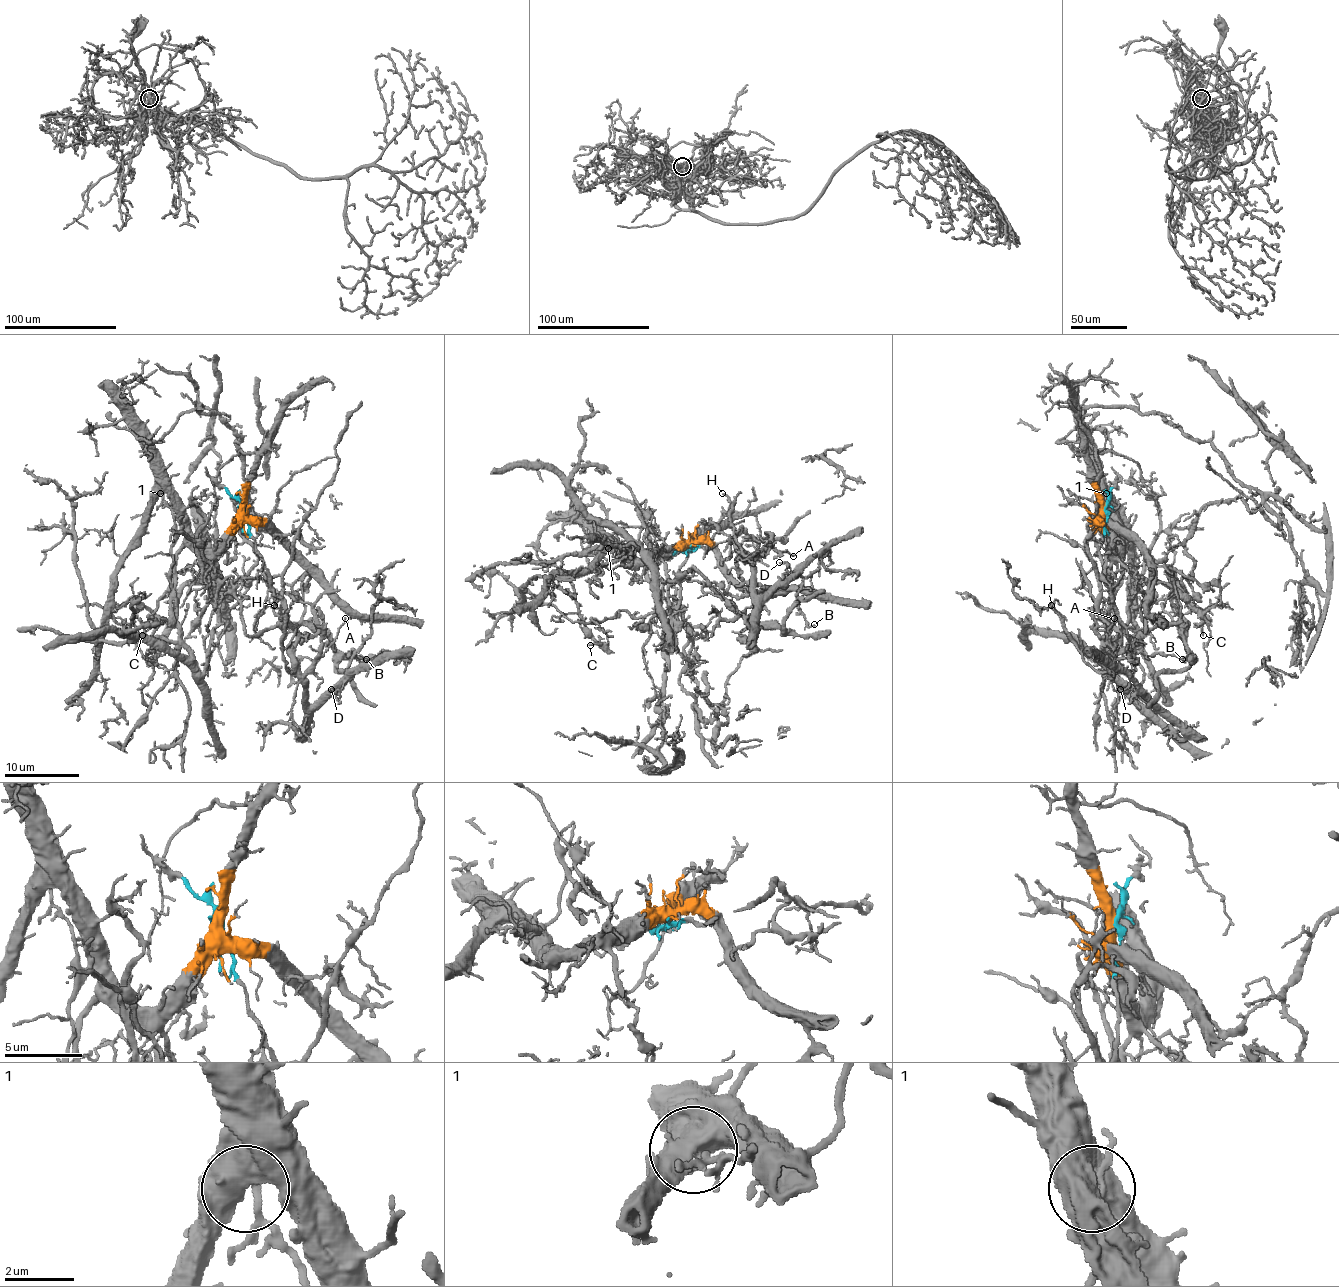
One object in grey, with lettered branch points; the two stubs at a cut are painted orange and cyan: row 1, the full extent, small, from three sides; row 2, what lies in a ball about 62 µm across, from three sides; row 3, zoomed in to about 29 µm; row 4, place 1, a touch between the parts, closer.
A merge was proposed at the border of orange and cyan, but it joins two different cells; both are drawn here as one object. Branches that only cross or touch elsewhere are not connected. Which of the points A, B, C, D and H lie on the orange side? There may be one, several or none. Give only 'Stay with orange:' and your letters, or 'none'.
Stay with orange: C

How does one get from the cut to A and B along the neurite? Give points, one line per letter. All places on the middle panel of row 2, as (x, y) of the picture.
A: (691, 548), (710, 548), (717, 542), (732, 540), (745, 561), (742, 557), (771, 544), (794, 555)
B: (691, 548), (732, 540), (751, 563), (758, 594), (769, 594), (799, 576), (797, 609), (814, 624)

